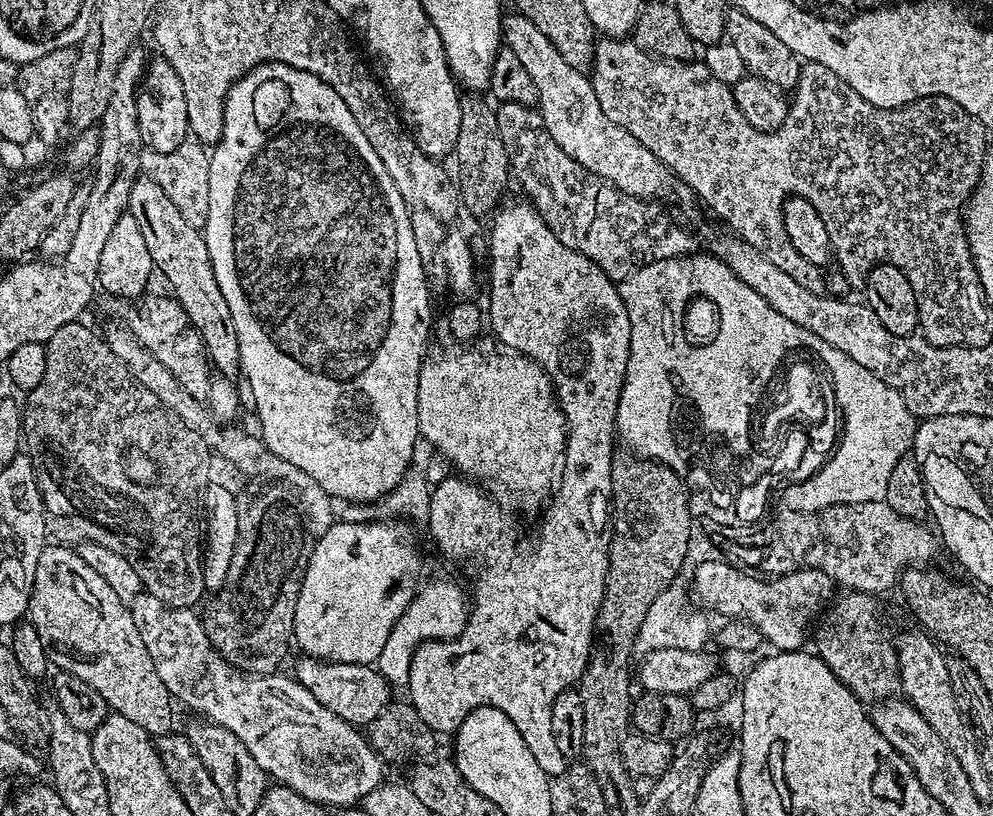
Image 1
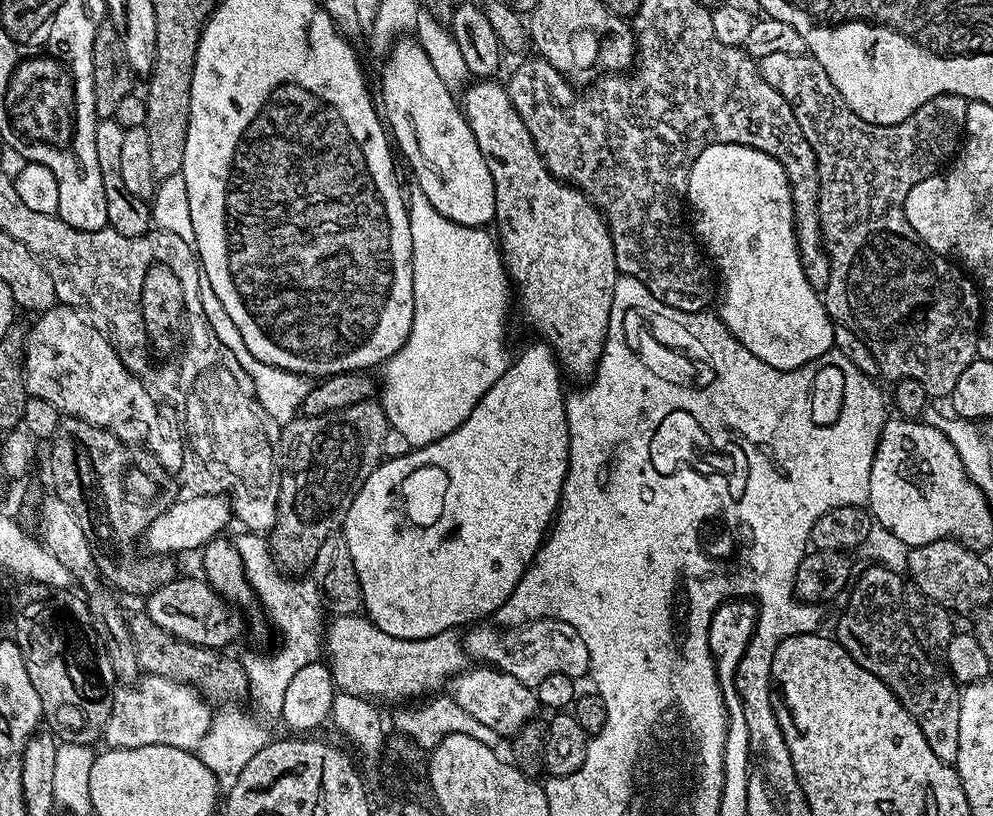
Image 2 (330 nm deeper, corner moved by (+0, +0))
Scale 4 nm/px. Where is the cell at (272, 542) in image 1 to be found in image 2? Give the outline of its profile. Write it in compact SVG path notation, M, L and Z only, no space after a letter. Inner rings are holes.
M376 398L318 417L300 414L283 425L278 448L283 459L284 456L288 459L289 468L279 473L280 493L276 499L276 524L270 533L270 551L285 573L307 573L326 536L343 525L350 502L354 502L358 490L362 490L362 482L366 482L366 478L370 478L370 474L382 463L384 439L390 436L389 428L383 403Z

